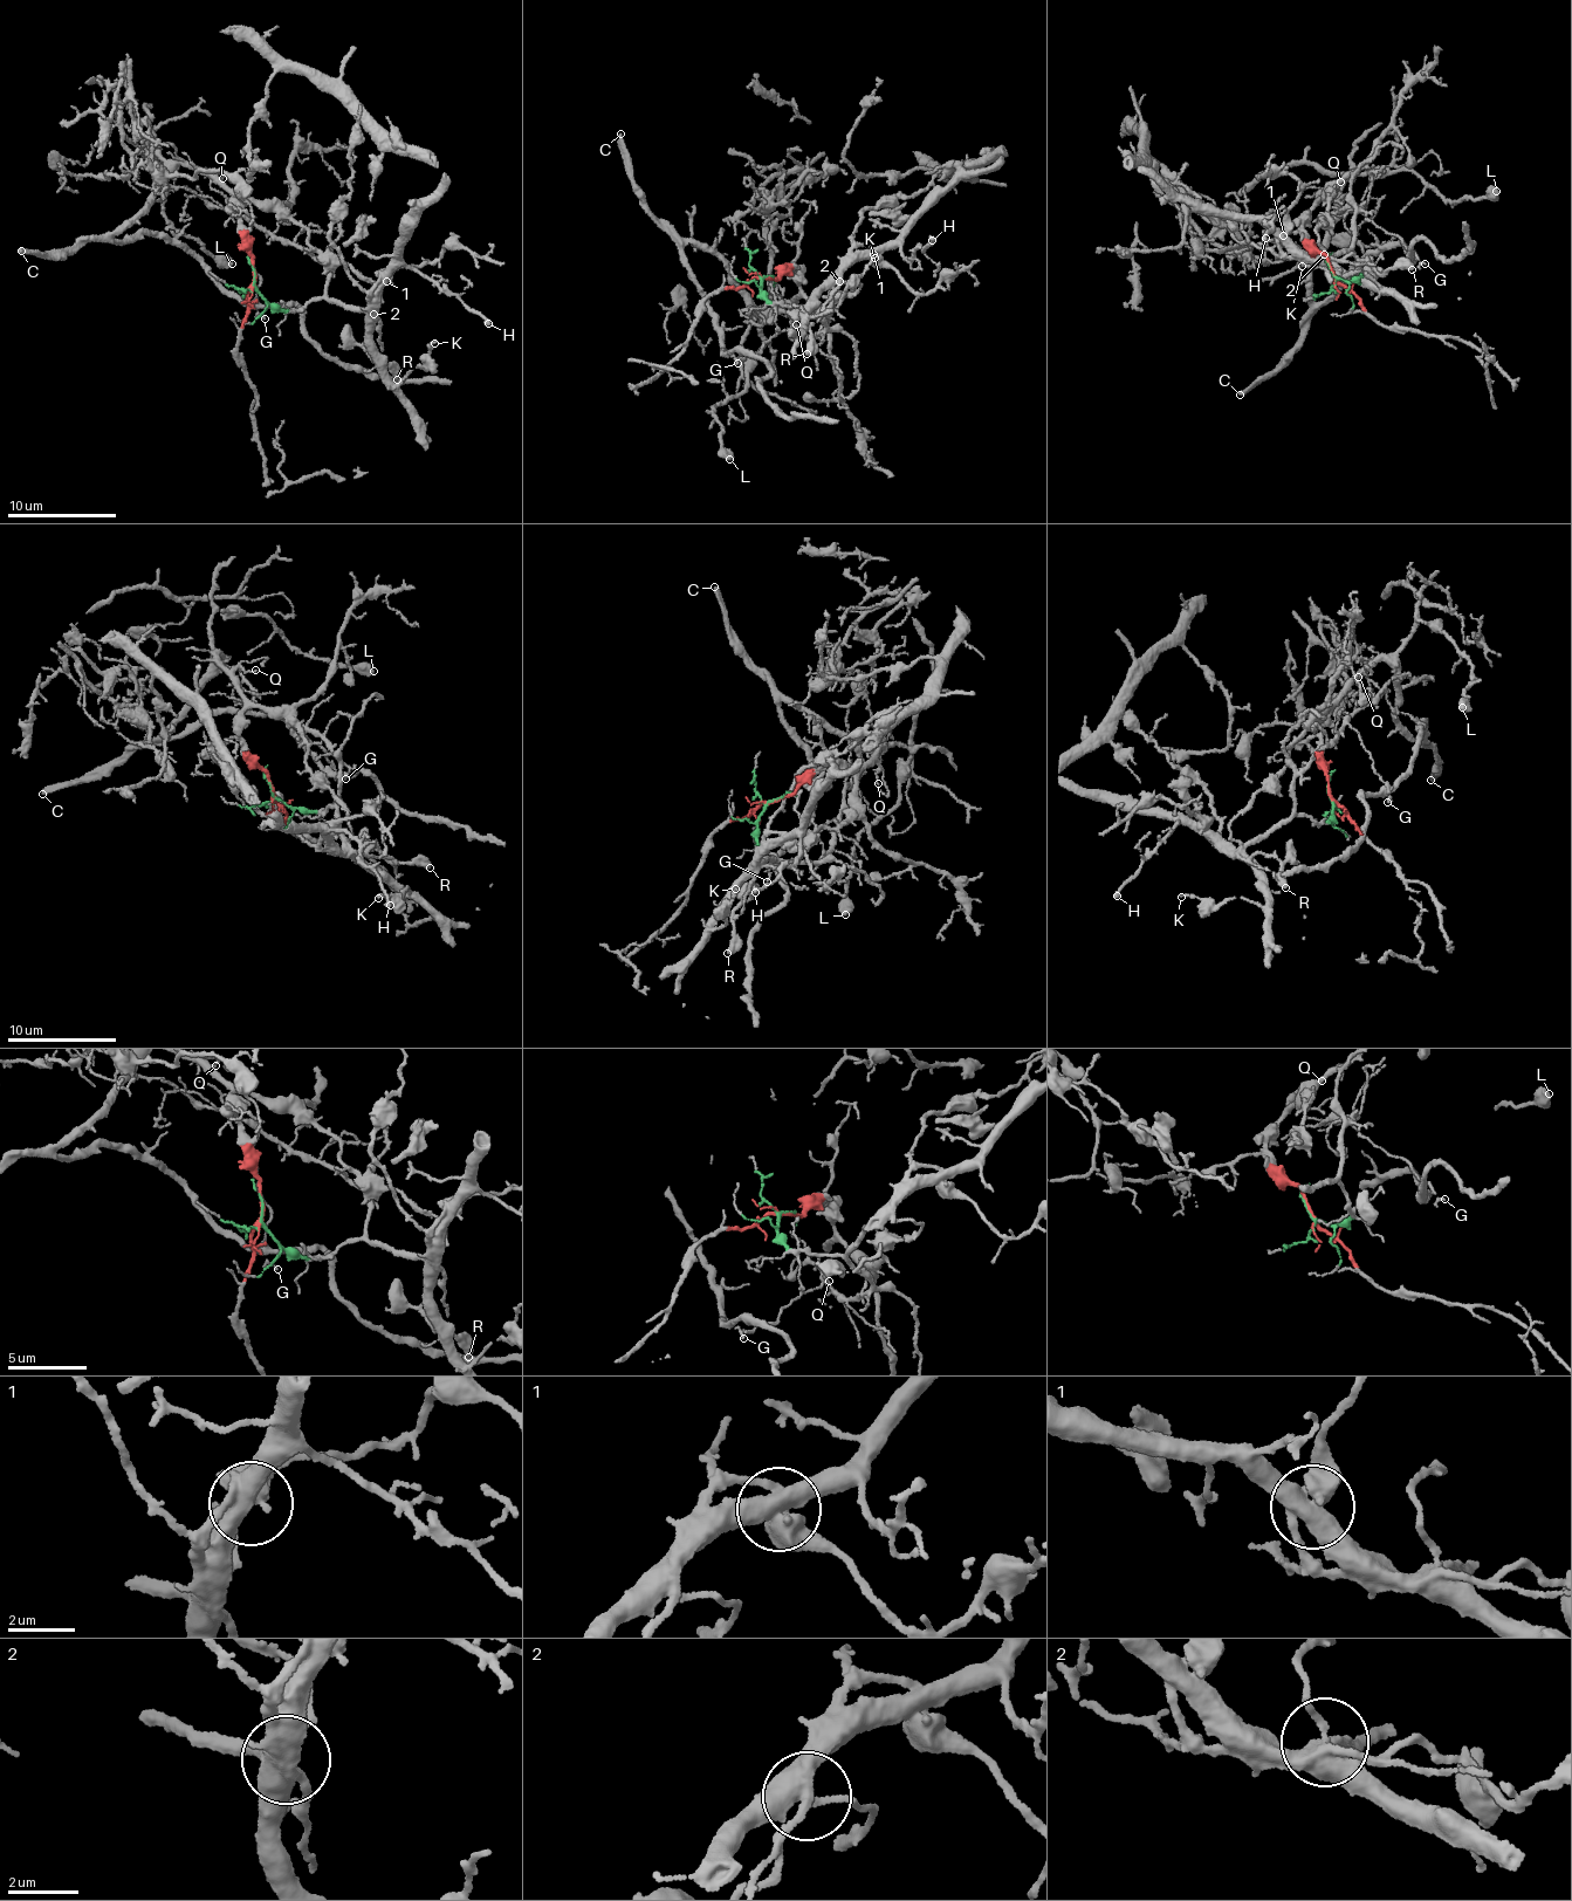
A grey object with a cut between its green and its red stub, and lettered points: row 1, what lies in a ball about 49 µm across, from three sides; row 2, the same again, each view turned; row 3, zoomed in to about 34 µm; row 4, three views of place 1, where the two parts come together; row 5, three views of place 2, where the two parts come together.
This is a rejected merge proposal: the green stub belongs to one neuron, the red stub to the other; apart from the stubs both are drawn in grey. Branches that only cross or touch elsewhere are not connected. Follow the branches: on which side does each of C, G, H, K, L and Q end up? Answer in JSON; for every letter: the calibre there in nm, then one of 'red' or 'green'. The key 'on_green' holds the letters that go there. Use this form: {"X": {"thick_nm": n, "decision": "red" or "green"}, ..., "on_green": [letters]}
{"C": {"thick_nm": 340, "decision": "red"}, "G": {"thick_nm": 90, "decision": "green"}, "H": {"thick_nm": 280, "decision": "green"}, "K": {"thick_nm": 140, "decision": "green"}, "L": {"thick_nm": 550, "decision": "red"}, "Q": {"thick_nm": 130, "decision": "red"}, "on_green": ["G", "H", "K"]}

